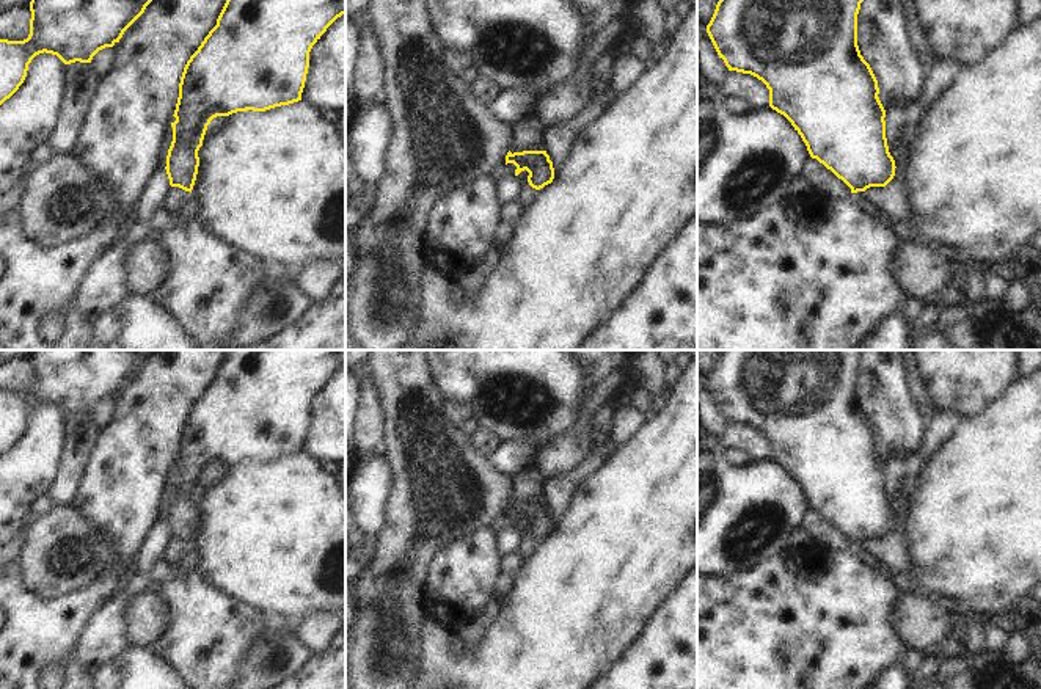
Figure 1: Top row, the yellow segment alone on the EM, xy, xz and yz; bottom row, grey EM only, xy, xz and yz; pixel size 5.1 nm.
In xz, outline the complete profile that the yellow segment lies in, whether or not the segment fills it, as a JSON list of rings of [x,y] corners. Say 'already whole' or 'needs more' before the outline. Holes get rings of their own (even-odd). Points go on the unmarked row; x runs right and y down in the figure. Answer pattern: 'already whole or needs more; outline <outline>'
already whole; outline [[[523,502],[523,504],[507,504],[506,516],[513,515],[517,518],[515,527],[521,523],[528,523],[528,534],[532,540],[540,541],[551,535],[554,530],[553,513],[546,502]]]

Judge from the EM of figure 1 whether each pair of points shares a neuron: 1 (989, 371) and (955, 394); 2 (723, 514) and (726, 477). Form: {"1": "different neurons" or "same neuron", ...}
{"1": "same neuron", "2": "same neuron"}

